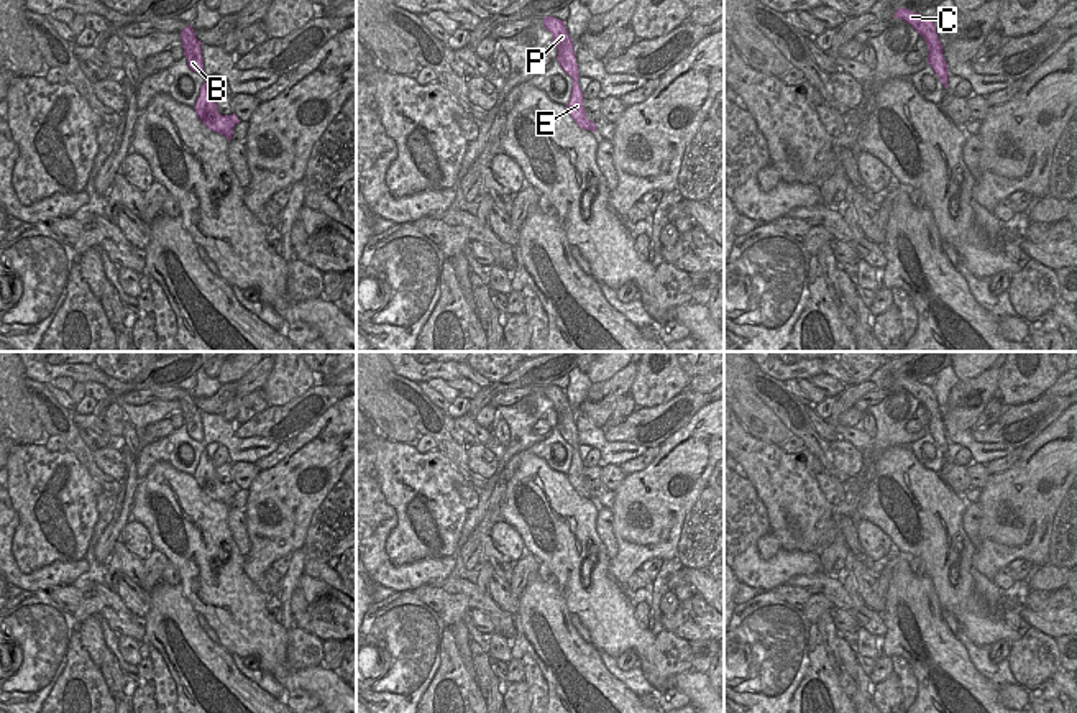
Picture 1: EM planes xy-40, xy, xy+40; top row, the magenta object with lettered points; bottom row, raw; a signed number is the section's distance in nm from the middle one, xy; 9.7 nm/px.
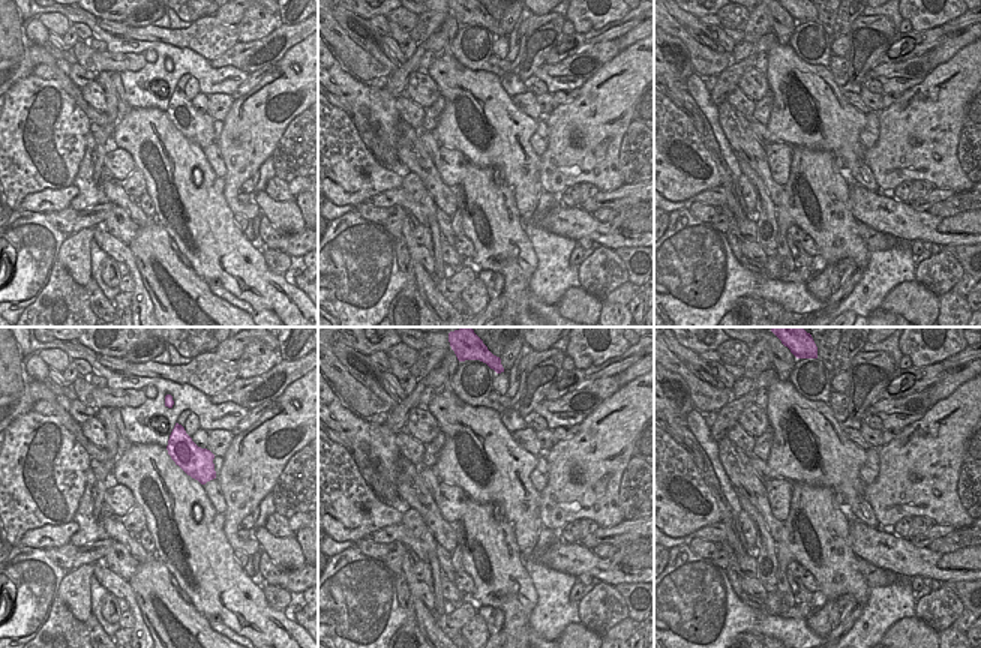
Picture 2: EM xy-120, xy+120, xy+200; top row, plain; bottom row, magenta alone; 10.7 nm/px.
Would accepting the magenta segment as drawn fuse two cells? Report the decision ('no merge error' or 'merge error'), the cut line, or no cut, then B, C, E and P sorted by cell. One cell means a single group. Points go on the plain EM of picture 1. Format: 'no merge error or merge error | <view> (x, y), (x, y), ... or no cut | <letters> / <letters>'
no merge error | no cut | B C E P

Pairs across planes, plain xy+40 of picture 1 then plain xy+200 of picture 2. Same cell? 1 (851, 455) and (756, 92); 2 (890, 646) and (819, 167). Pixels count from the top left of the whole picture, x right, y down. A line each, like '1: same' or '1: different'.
1: same
2: same

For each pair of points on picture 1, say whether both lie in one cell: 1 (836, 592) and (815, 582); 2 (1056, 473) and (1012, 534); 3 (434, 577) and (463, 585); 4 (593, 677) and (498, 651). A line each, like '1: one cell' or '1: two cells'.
1: one cell
2: one cell
3: two cells
4: one cell

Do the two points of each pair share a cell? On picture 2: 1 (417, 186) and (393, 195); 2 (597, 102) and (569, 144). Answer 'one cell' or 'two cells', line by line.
1: two cells
2: one cell

